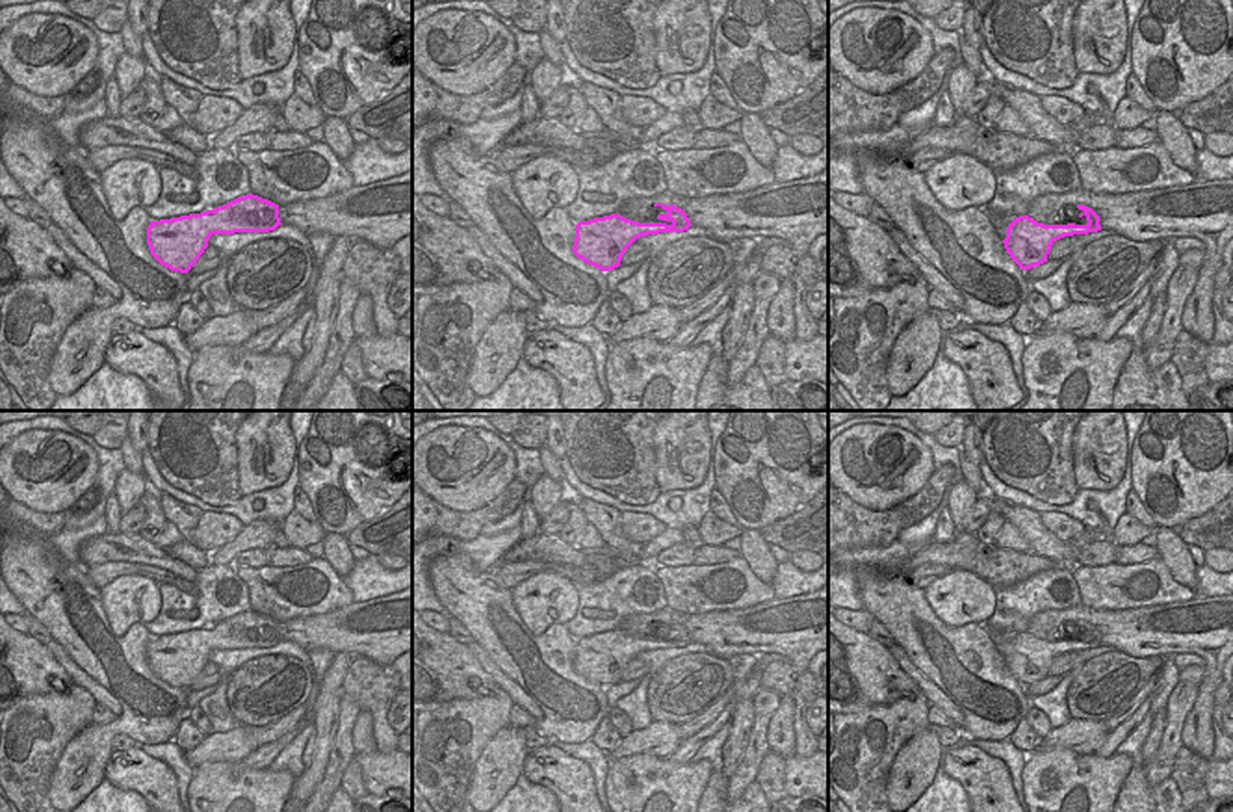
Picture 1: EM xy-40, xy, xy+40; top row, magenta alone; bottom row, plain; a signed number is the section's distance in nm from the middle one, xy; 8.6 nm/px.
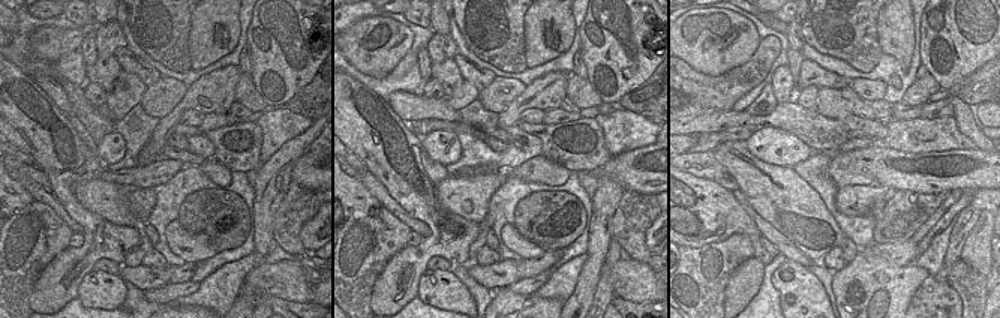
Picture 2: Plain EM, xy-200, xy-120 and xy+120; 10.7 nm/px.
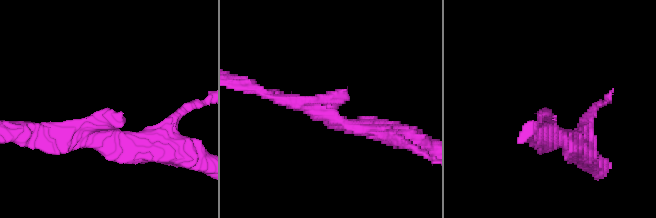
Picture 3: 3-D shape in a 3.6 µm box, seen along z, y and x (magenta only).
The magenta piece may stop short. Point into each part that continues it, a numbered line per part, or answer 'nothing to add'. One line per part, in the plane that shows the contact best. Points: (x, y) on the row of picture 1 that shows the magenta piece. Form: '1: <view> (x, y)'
nothing to add

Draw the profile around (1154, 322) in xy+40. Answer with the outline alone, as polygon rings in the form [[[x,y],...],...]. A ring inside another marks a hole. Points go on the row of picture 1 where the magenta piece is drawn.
[[[1166,292],[1153,299],[1149,318],[1142,329],[1144,349],[1148,349],[1155,340],[1162,323],[1164,310],[1166,310]]]

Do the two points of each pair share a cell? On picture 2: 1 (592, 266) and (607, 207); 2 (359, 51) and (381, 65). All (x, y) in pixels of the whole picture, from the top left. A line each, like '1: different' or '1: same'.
1: same
2: same

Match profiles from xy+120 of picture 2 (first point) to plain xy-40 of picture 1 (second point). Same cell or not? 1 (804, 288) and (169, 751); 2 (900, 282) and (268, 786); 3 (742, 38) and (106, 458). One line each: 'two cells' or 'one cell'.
1: two cells
2: one cell
3: two cells

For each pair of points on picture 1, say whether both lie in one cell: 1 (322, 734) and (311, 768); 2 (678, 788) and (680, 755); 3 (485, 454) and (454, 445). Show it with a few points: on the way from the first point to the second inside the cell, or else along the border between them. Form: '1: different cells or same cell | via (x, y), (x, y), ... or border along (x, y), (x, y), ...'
1: same cell | via (320, 742), (314, 760)
2: different cells | border along (669, 757), (676, 762), (689, 762)
3: same cell | via (478, 454), (461, 452)

